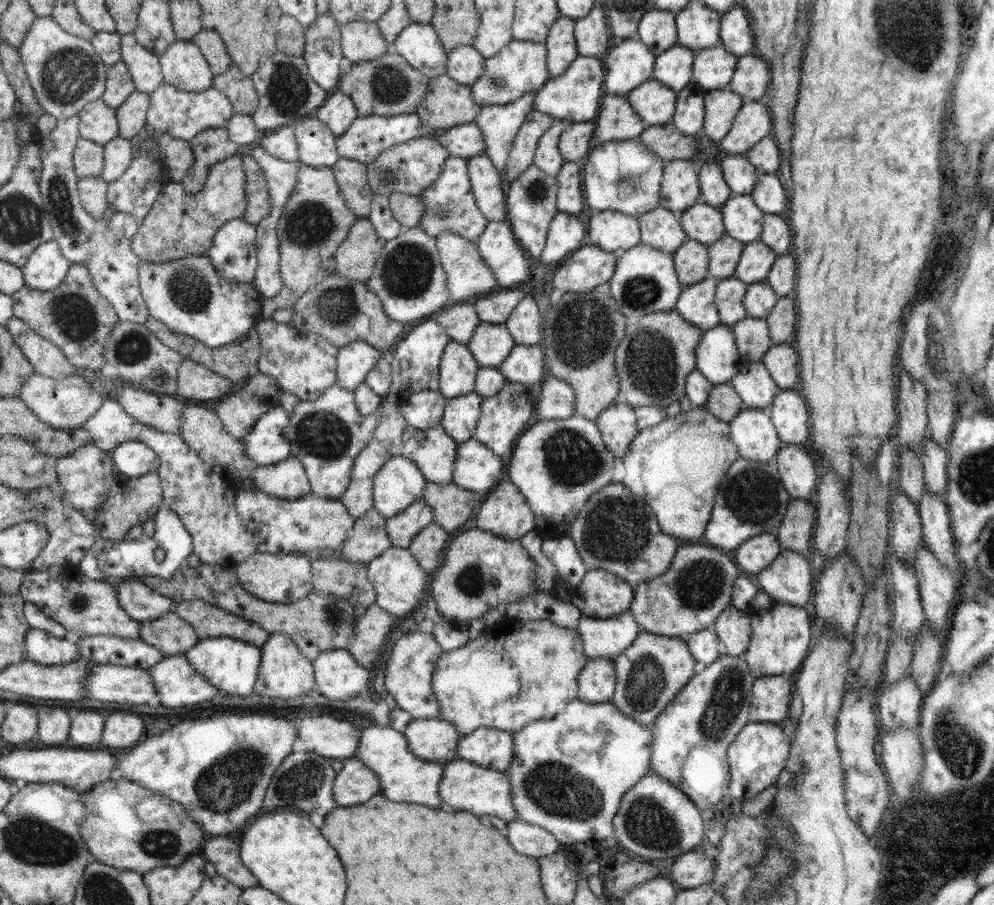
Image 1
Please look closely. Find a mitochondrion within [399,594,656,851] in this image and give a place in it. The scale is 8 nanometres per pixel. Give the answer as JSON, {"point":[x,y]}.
{"point":[550,787]}

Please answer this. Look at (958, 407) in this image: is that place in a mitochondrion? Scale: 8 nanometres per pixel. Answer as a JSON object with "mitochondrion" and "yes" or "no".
{"mitochondrion":"no"}

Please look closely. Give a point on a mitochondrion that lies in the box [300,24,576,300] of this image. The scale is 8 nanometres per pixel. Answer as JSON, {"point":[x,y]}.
{"point":[389,85]}

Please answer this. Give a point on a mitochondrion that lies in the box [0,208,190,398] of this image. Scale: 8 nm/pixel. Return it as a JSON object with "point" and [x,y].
{"point":[75,316]}

